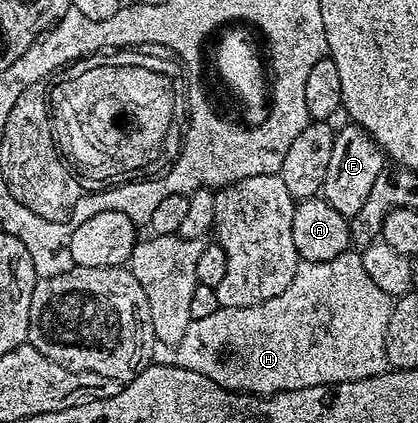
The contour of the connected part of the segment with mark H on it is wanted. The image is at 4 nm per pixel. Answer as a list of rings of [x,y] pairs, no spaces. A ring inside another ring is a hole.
[[[348,249],[341,257],[333,257],[333,261],[317,261],[316,263],[299,262],[297,273],[293,273],[293,282],[285,293],[277,293],[277,297],[269,297],[269,301],[261,301],[257,305],[248,307],[220,307],[217,313],[210,317],[192,319],[189,329],[185,329],[185,337],[177,341],[177,345],[165,345],[165,341],[155,341],[153,345],[152,364],[160,367],[180,367],[189,369],[193,373],[201,373],[209,377],[217,385],[221,385],[232,393],[246,393],[266,397],[275,395],[278,391],[296,391],[297,389],[309,389],[317,385],[329,385],[330,383],[352,383],[368,379],[374,375],[381,375],[388,370],[385,357],[385,329],[389,329],[389,317],[393,299],[386,291],[382,291],[371,276],[371,272],[363,267],[361,254]]]

